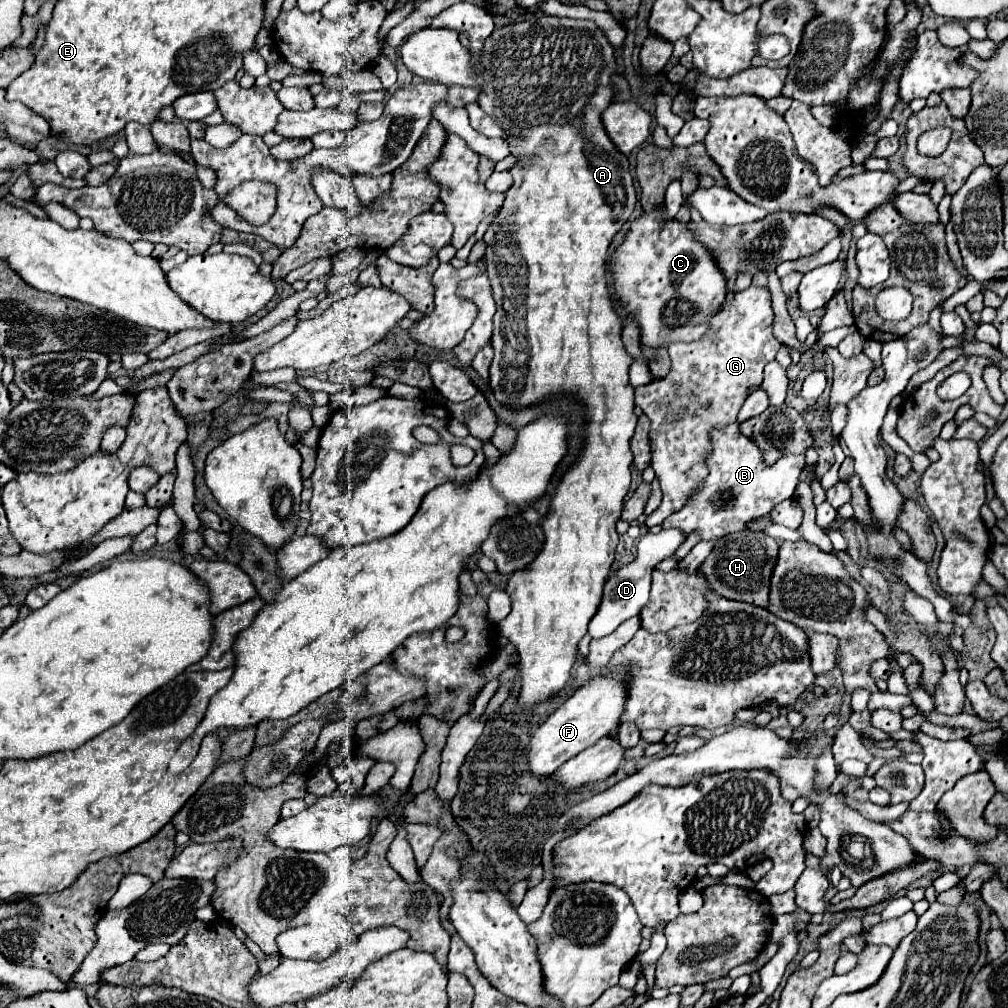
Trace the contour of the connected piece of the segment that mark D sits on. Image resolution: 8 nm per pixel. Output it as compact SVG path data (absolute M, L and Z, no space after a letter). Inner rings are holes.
M666 529L660 531L658 535L646 533L642 535L642 539L636 545L636 559L632 563L626 563L618 569L614 569L604 585L604 595L602 595L602 603L596 611L596 615L592 617L590 625L588 625L588 633L590 637L598 639L598 637L606 637L610 635L620 623L624 623L626 619L634 617L640 613L640 609L648 603L648 593L650 593L650 575L652 569L656 567L658 561L662 561L664 557L670 557L678 547L682 545L682 533L678 533L676 529Z

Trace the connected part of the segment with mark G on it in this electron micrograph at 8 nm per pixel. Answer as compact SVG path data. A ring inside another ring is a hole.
M748 287L742 293L736 293L732 301L724 301L718 313L710 319L710 327L706 335L692 343L670 343L670 359L672 369L664 379L652 379L648 385L636 389L636 405L644 411L650 419L650 467L656 471L656 479L662 489L662 503L660 507L646 517L646 525L654 527L660 525L668 515L676 513L686 505L690 493L698 489L700 481L706 479L706 455L710 453L710 433L714 429L722 429L736 421L736 415L742 403L748 397L750 387L758 387L762 383L764 365L776 357L780 343L772 335L772 301L768 289Z

